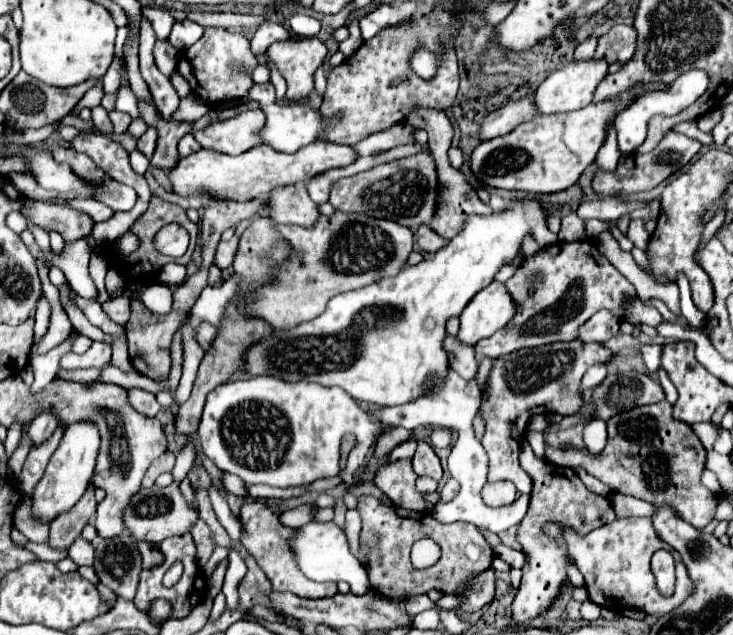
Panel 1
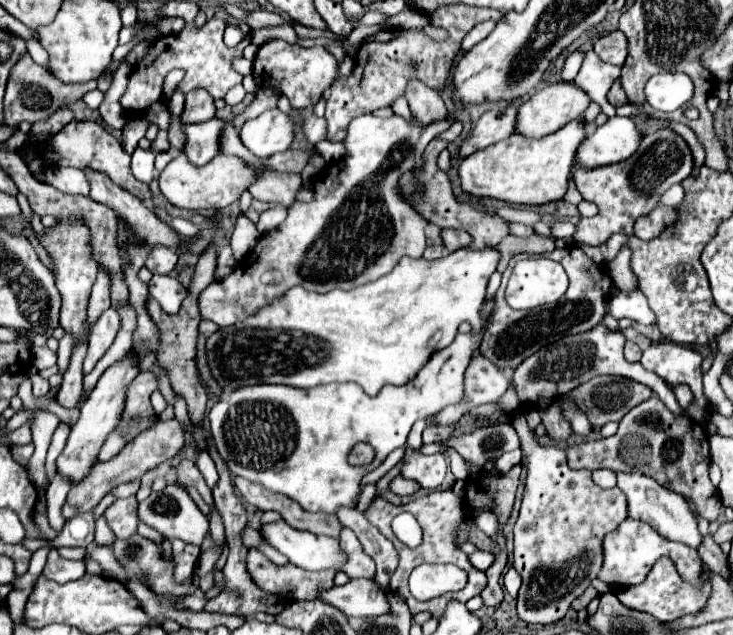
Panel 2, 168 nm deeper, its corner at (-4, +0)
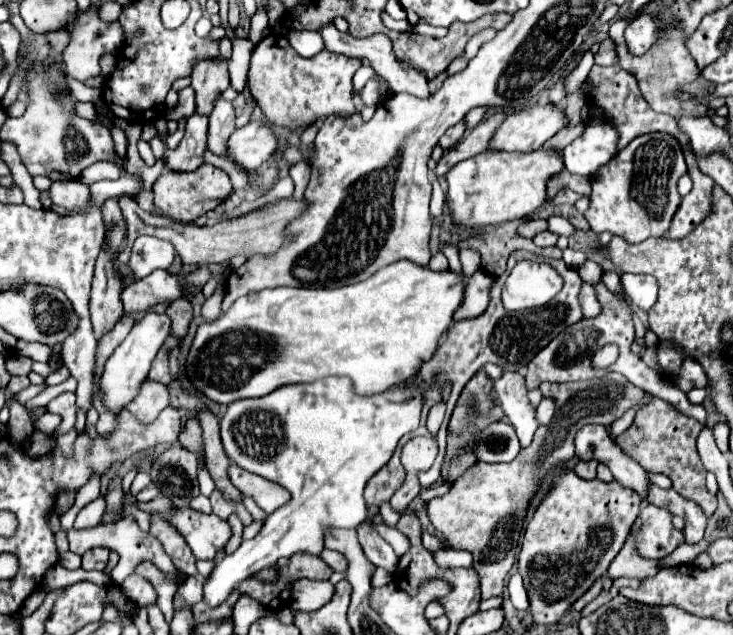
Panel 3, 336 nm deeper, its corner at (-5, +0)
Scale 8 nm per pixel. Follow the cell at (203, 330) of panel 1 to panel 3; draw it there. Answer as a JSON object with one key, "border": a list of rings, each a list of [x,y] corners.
{"border":[[[219,286],[217,292],[215,292],[211,298],[207,298],[205,304],[203,304],[201,314],[203,314],[203,318],[205,318],[207,322],[219,318],[219,314],[221,314],[221,300],[223,300],[223,286]]]}

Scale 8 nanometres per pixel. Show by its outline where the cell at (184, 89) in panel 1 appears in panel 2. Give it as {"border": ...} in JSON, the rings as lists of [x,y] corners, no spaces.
{"border":[[[174,92],[174,94],[170,96],[168,106],[170,106],[170,112],[172,112],[174,116],[180,116],[182,110],[184,110],[184,94],[182,94],[182,92]]]}

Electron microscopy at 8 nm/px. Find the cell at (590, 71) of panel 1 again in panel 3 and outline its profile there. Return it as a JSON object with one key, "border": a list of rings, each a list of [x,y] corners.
{"border":[[[535,104],[511,112],[489,142],[491,150],[531,152],[541,148],[561,128],[569,124],[567,112],[555,104]]]}

